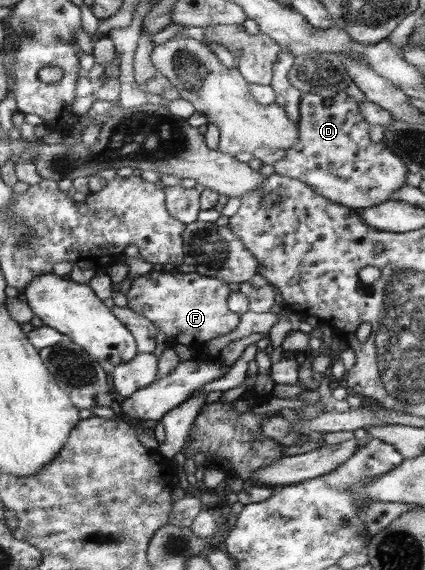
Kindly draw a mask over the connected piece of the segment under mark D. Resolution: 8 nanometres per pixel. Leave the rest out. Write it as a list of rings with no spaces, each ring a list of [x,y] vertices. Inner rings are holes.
[[[340,91],[324,98],[316,93],[304,93],[300,111],[299,142],[273,165],[274,174],[302,180],[325,199],[357,210],[397,200],[395,194],[406,183],[406,163],[385,143],[373,143],[369,139],[368,121],[351,95]]]

